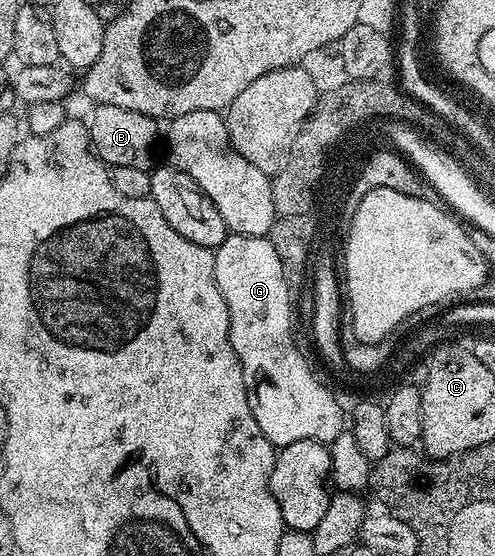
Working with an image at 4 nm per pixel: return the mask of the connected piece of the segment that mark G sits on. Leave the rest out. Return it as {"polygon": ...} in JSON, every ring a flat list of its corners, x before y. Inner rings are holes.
{"polygon":[[229,233,225,242,218,245,215,259,215,279,219,283,219,291,223,291,223,299,227,303,229,322,231,323,231,343,235,347,235,355,243,367,245,386,249,388,249,402,255,415,255,423,259,423,259,431,267,435,274,447,284,447,291,443,299,443,299,439,311,439,332,443,342,436,347,425,344,413,337,412,337,405,325,393,320,377,311,375,305,369,300,357,294,352,292,337,295,334,293,321,289,318,289,293,291,287,283,275,283,263,275,251,269,237,248,237,238,233]]}

